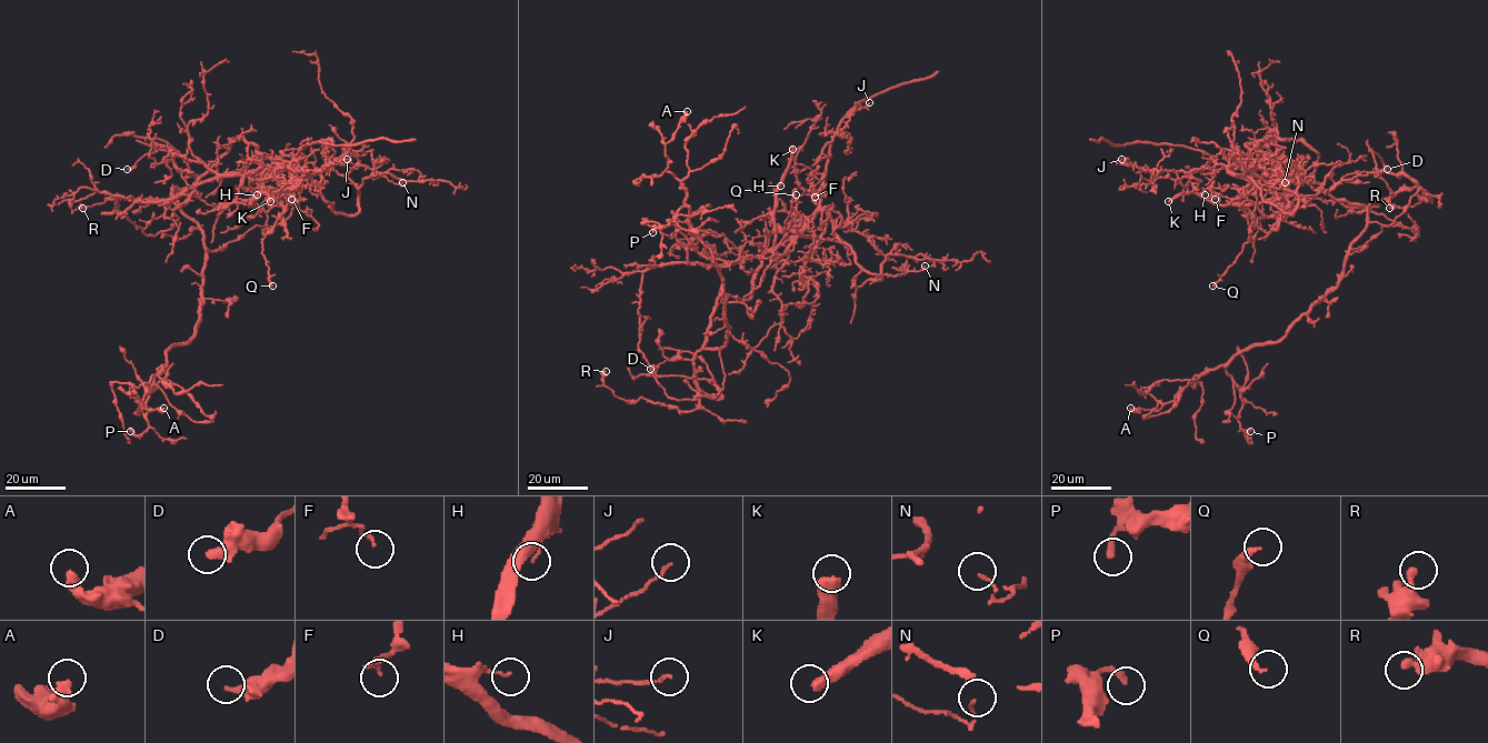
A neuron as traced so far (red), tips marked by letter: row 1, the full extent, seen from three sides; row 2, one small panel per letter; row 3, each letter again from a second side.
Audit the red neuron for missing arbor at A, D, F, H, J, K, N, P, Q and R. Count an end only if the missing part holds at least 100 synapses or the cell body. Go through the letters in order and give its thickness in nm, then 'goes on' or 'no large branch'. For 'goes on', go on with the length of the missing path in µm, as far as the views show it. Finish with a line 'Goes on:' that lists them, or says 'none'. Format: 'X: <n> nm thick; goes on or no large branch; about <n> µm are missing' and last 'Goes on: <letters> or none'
A: 400 nm thick; no large branch
D: 300 nm thick; no large branch
F: 140 nm thick; no large branch
H: 110 nm thick; no large branch
J: 120 nm thick; no large branch
K: 500 nm thick; goes on; about 70 µm are missing
N: 110 nm thick; no large branch
P: 240 nm thick; no large branch
Q: 240 nm thick; no large branch
R: 320 nm thick; no large branch
Goes on: K

